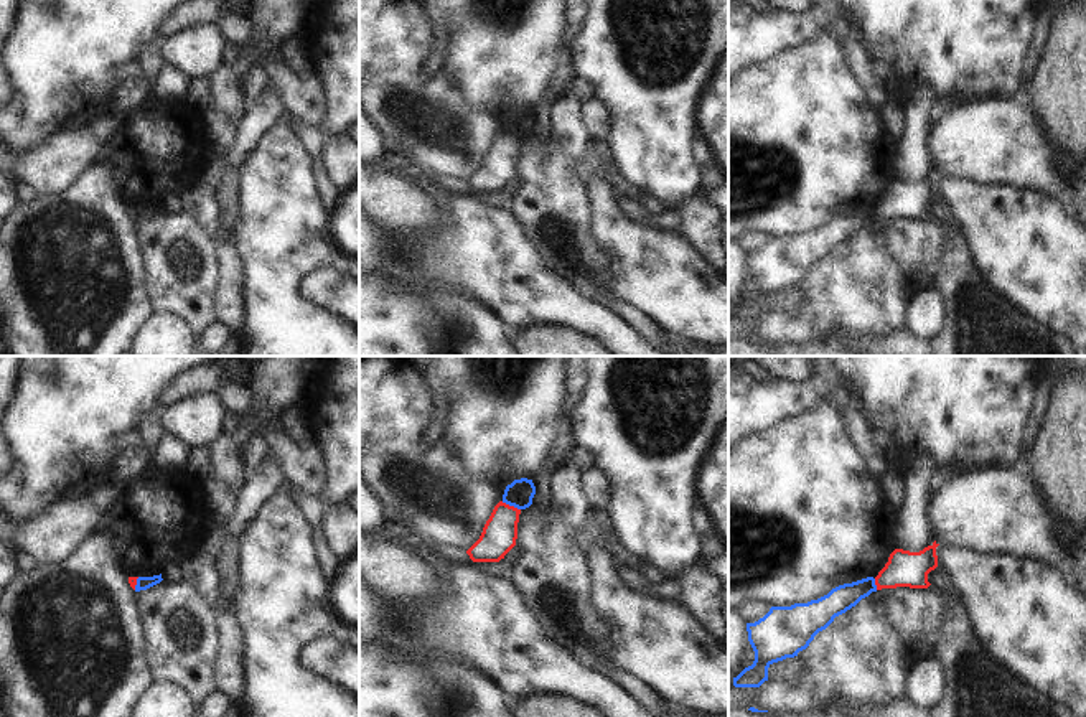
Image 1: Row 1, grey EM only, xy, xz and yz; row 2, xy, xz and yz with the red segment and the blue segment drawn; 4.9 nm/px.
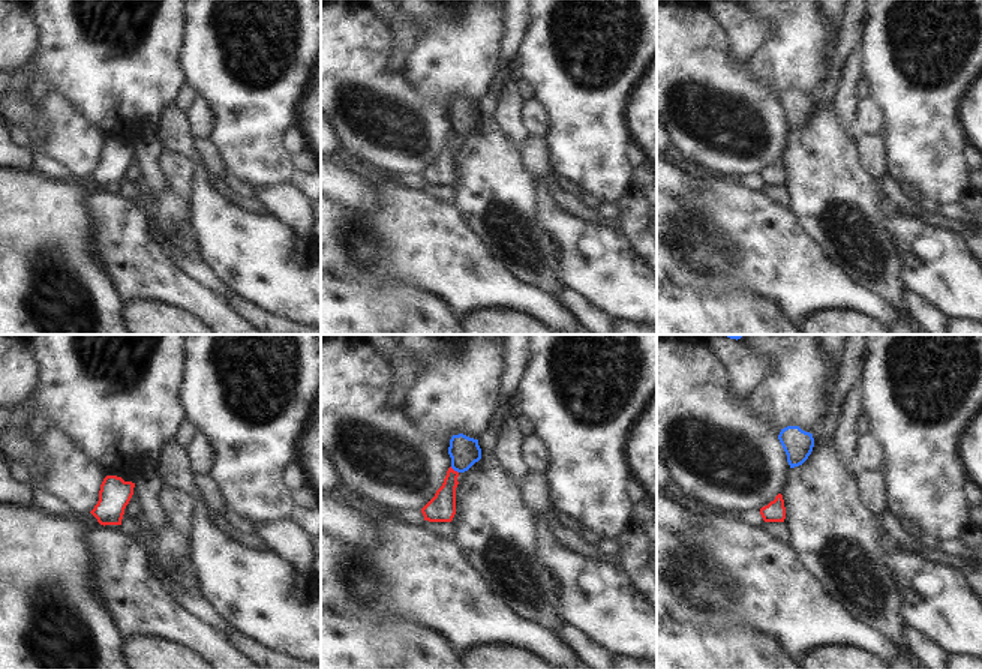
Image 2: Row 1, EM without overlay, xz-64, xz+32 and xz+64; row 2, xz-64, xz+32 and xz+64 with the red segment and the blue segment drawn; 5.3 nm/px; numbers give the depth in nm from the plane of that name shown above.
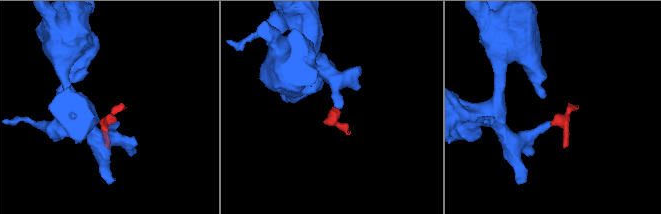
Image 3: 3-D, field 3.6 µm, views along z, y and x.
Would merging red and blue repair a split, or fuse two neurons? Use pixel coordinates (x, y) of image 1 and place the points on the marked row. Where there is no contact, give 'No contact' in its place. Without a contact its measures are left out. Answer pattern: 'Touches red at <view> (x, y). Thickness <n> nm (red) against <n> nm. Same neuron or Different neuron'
Touches red at xz (511, 506). Thickness 170 nm (red) against 140 nm. Different neuron.

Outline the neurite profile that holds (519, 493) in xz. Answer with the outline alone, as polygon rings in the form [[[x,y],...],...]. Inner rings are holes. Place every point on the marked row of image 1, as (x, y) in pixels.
[[[521,478],[514,480],[506,486],[503,494],[503,503],[514,506],[517,509],[526,509],[532,504],[532,498],[536,494],[536,486],[532,480]]]

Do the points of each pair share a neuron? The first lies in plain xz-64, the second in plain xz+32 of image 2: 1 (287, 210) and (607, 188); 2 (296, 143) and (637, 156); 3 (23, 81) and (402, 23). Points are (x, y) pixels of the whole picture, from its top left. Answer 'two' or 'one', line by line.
1: two
2: one
3: two

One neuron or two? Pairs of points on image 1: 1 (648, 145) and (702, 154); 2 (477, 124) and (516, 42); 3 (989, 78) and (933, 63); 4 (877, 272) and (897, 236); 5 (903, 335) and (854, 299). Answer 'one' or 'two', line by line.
1: two
2: two
3: one
4: two
5: two

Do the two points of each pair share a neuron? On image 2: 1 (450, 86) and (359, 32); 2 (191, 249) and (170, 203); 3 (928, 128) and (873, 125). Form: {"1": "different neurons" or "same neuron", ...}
{"1": "different neurons", "2": "same neuron", "3": "different neurons"}

